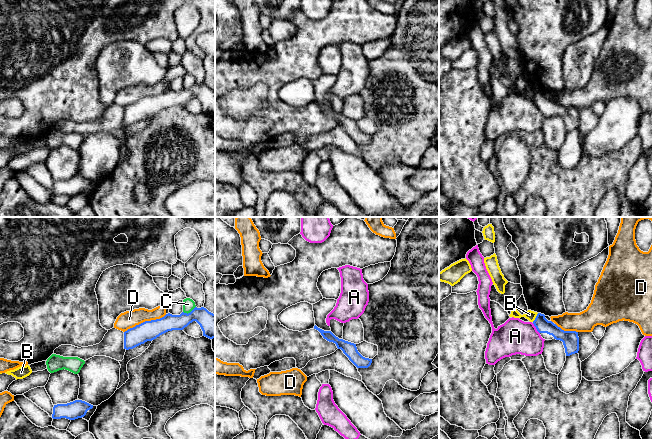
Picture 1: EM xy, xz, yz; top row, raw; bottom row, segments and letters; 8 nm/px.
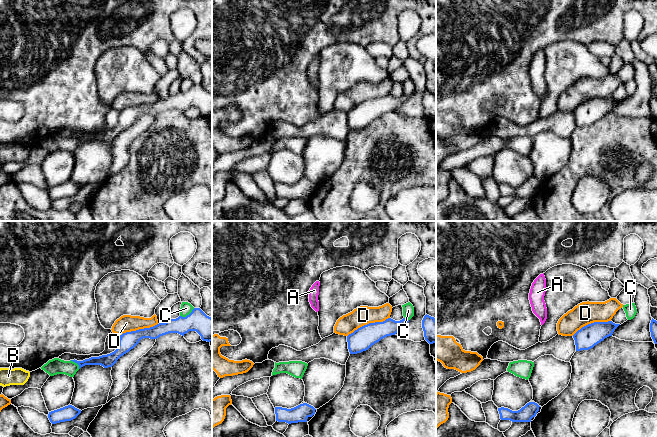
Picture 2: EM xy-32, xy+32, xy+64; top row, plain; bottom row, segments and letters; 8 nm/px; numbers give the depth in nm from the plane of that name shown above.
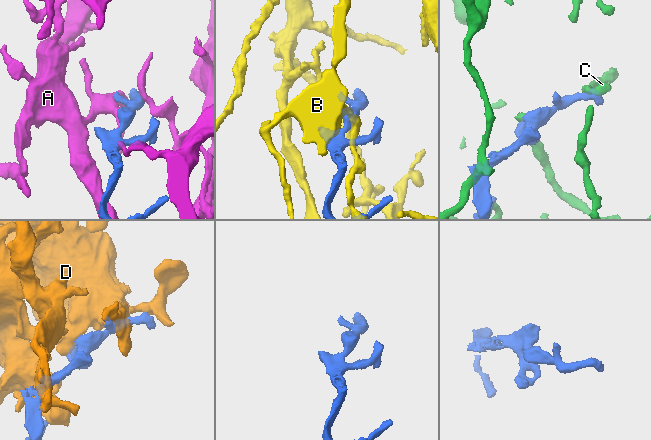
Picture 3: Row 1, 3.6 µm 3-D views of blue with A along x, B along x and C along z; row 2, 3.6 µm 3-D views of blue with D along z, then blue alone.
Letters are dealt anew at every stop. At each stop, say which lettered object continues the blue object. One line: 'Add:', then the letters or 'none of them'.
Add: none of them

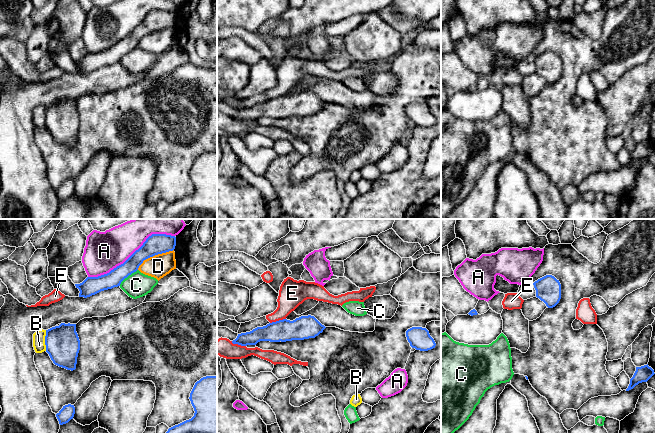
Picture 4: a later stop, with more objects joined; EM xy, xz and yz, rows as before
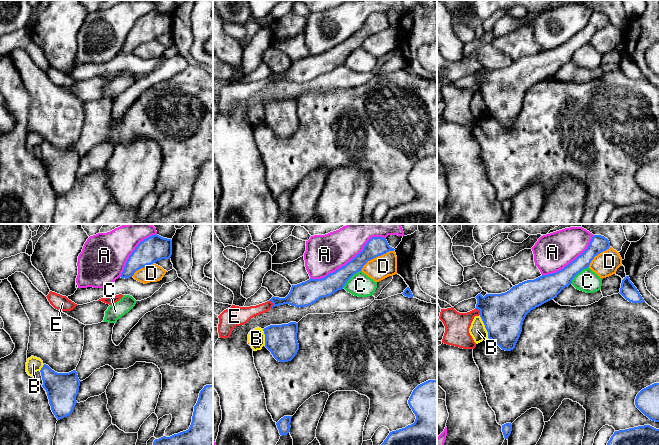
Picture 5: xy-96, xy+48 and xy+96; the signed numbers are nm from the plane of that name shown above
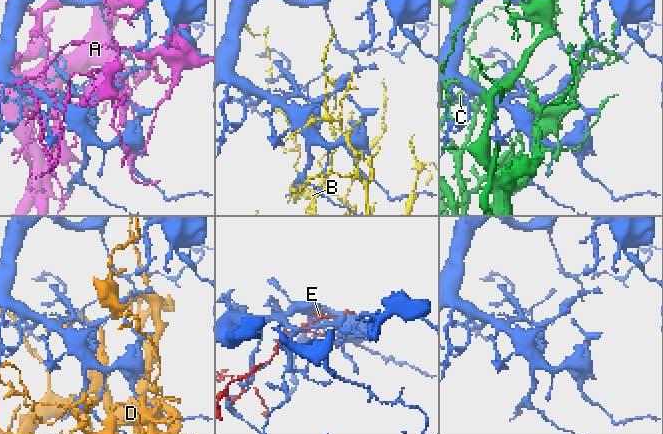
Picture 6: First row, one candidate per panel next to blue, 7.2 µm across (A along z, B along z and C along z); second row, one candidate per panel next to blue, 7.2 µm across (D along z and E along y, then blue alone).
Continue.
Add: none of them

